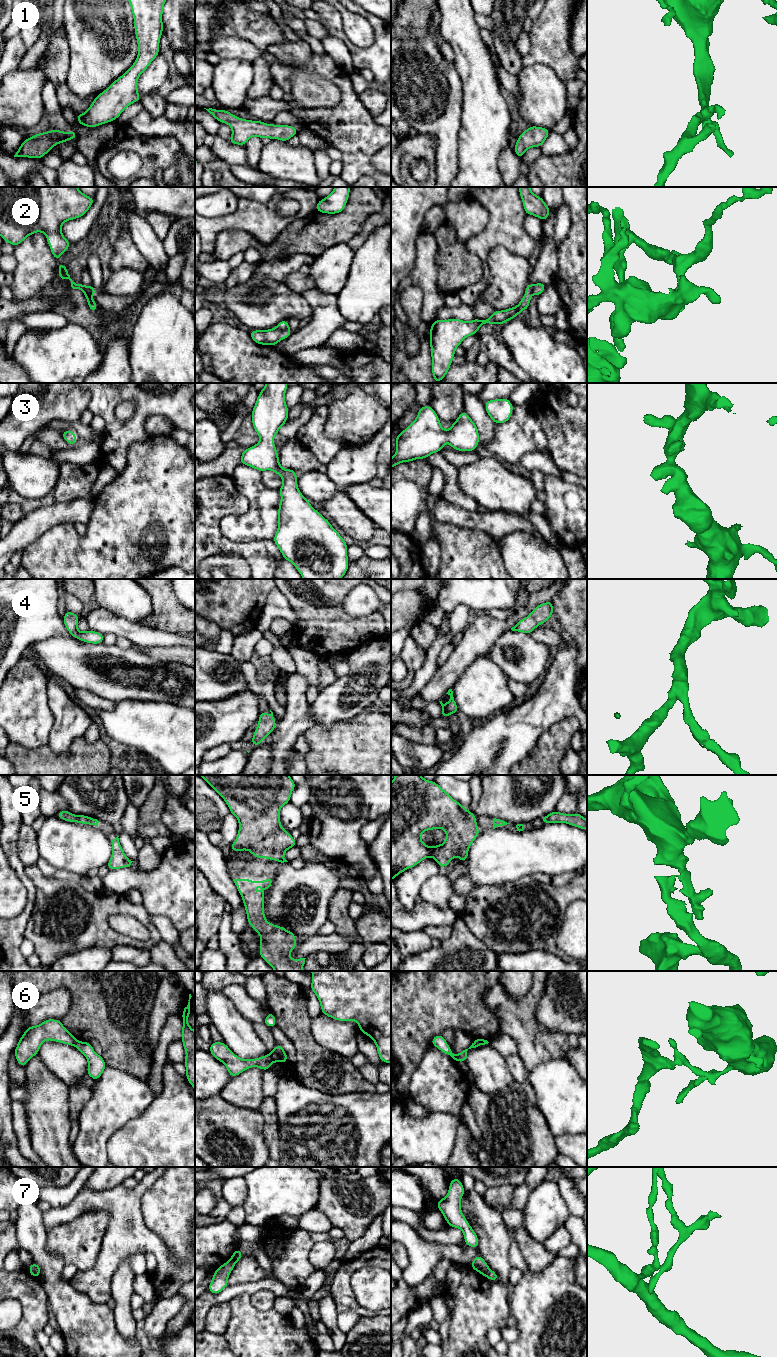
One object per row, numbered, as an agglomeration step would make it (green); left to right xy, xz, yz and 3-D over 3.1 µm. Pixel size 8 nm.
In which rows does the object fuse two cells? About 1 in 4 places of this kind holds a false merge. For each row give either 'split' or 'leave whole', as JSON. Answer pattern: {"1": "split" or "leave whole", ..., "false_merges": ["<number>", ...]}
{"1": "leave whole", "2": "split", "3": "leave whole", "4": "leave whole", "5": "leave whole", "6": "split", "7": "split", "false_merges": ["2", "6", "7"]}

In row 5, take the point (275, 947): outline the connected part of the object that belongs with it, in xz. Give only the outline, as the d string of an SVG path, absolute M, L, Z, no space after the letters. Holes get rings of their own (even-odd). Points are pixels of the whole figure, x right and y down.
M272 877L257 882L252 879L233 879L244 903L247 922L260 935L259 956L275 971L303 971L306 958L290 958L290 952L297 947L295 933L269 923L265 918L264 896L273 880Z

